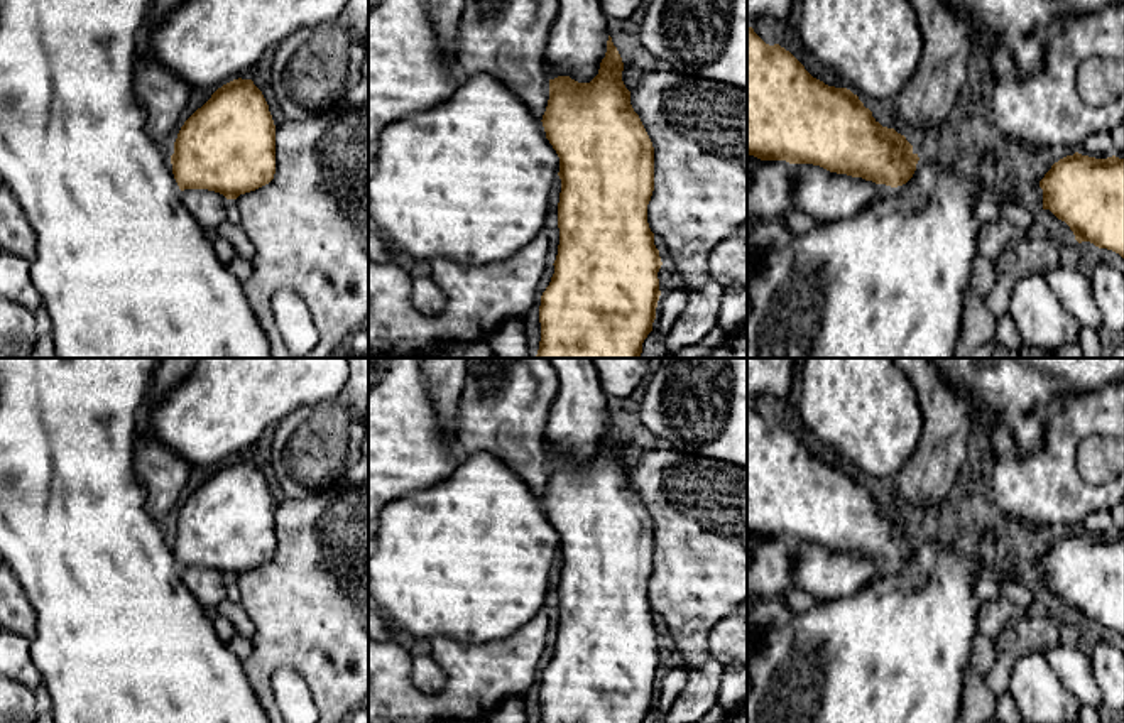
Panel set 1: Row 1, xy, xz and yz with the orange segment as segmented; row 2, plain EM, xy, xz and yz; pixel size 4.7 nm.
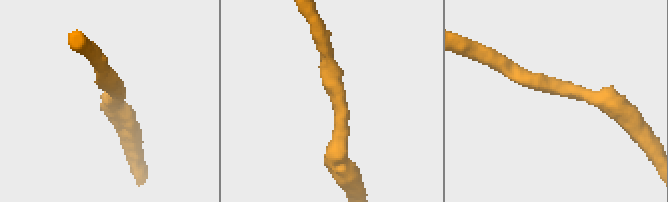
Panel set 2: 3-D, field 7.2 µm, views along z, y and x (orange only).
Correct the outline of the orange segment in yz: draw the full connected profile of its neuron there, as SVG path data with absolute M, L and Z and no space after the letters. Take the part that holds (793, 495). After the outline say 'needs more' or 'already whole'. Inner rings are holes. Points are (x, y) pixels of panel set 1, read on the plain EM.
M747 405L747 534L813 542L891 566L906 563L919 539L906 515L882 505L857 473L813 456L789 429L766 422L752 405Z; already whole

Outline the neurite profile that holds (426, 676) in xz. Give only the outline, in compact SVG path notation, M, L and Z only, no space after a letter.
M412 655L411 686L423 694L438 694L446 688L446 674L431 655Z

